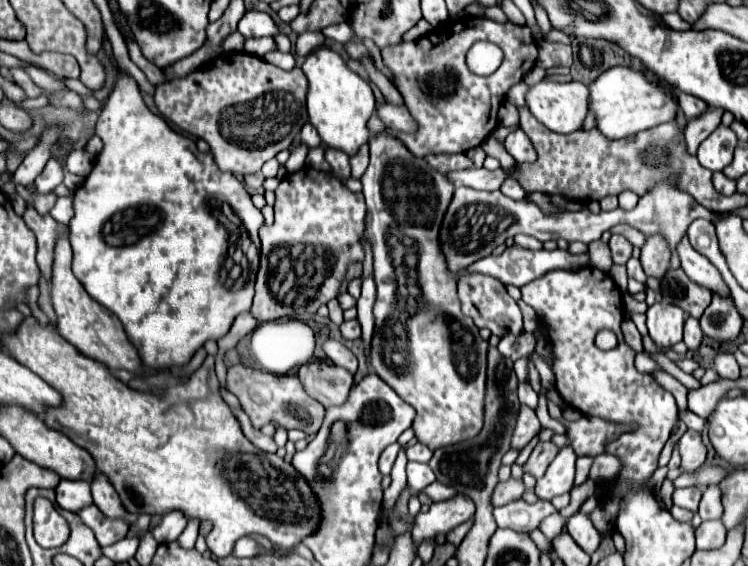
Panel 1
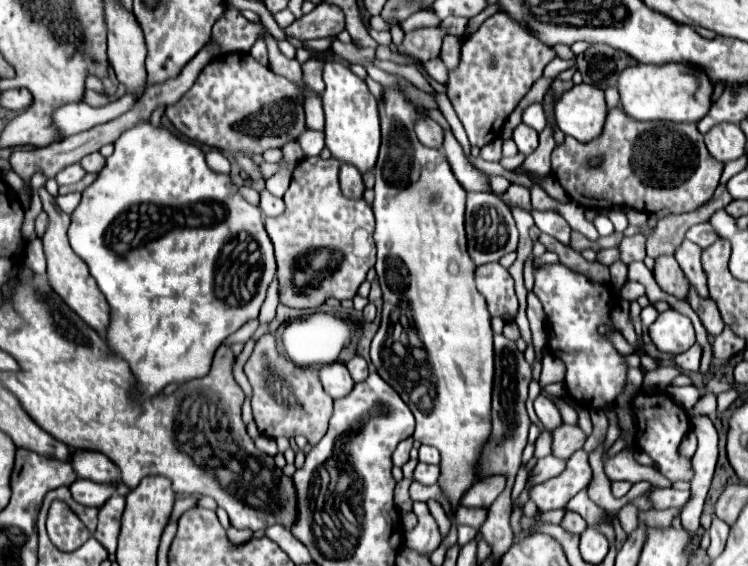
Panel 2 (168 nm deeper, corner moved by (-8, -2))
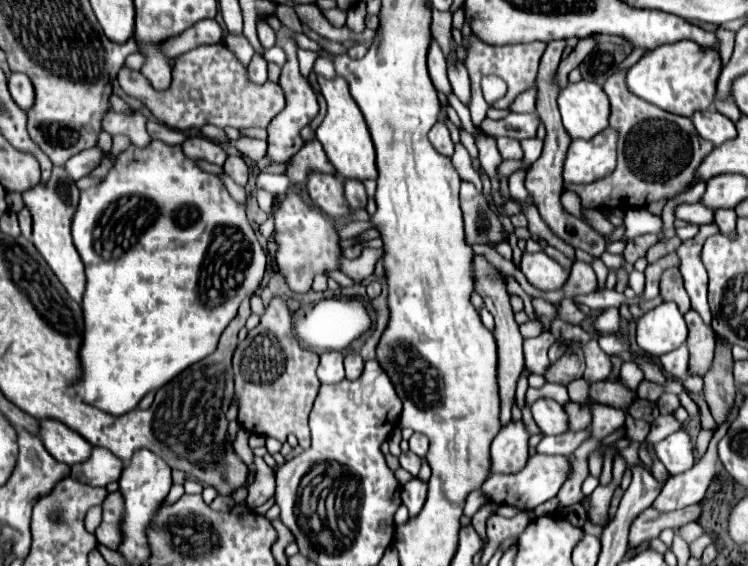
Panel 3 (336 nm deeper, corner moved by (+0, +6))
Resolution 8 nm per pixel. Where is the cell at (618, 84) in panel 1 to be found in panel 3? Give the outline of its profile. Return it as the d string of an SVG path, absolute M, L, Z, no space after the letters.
M680 40L650 50L628 70L628 88L642 100L680 116L692 116L698 110L708 110L714 104L716 82L722 70L718 48L704 48L692 40Z

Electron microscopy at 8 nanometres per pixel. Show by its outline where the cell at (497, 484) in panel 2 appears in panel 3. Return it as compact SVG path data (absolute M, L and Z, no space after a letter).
M510 420L492 440L492 472L512 474L526 466L530 432L522 420Z

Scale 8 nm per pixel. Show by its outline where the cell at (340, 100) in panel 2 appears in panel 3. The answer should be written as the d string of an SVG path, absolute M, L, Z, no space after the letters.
M318 76L320 90L328 102L328 112L316 130L316 138L322 142L332 166L336 168L336 174L346 180L376 180L376 162L374 162L374 144L370 140L370 132L366 126L366 120L350 96L348 84L344 78L336 76L334 80L326 80Z

